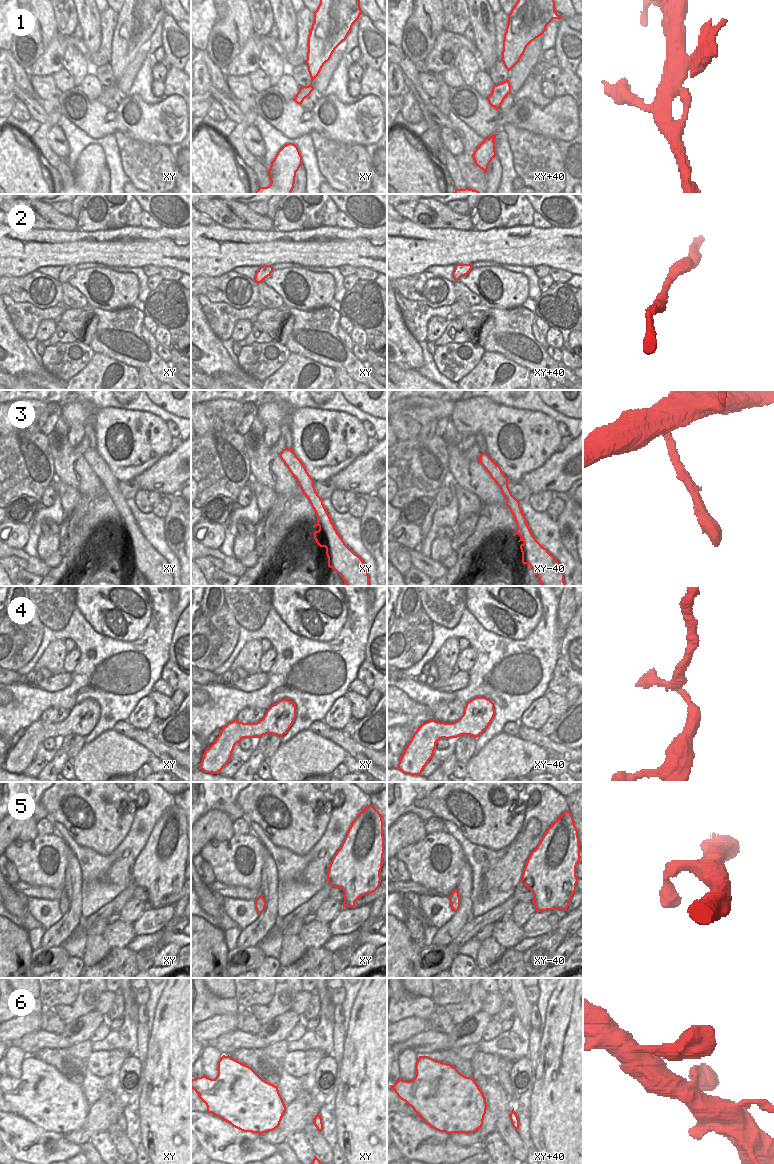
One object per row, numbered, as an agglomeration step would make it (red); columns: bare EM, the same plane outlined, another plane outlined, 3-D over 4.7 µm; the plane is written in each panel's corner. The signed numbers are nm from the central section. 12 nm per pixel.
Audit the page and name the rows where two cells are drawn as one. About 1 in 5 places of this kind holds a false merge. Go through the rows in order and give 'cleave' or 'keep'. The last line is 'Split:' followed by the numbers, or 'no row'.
1: keep
2: keep
3: keep
4: keep
5: keep
6: keep
Split: no row

